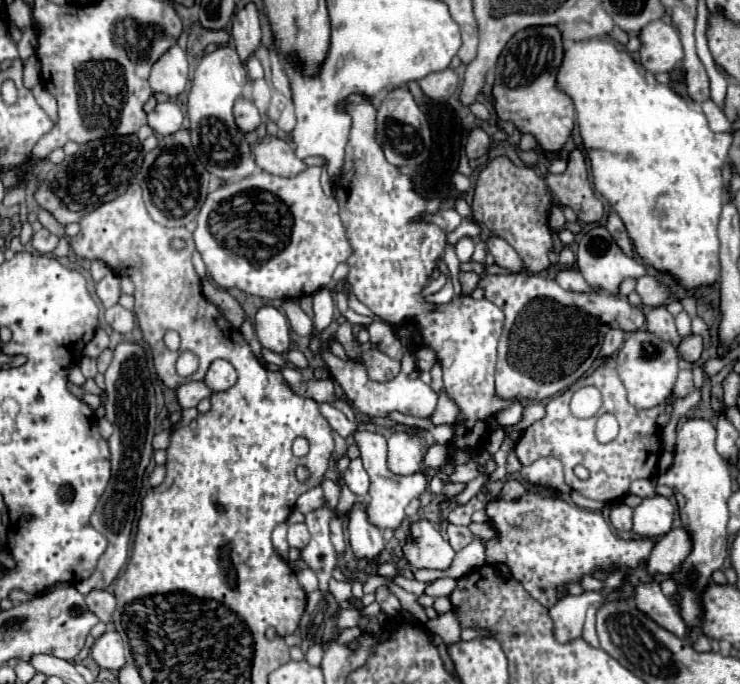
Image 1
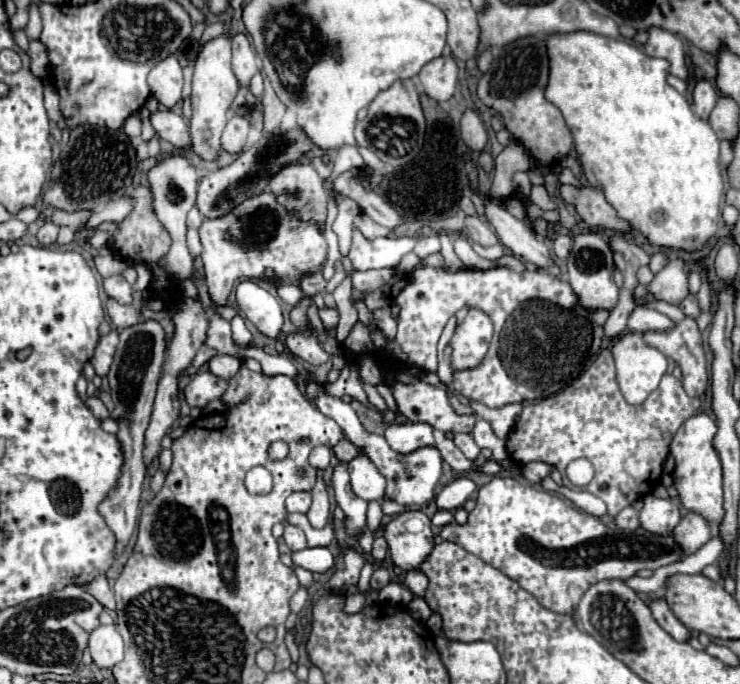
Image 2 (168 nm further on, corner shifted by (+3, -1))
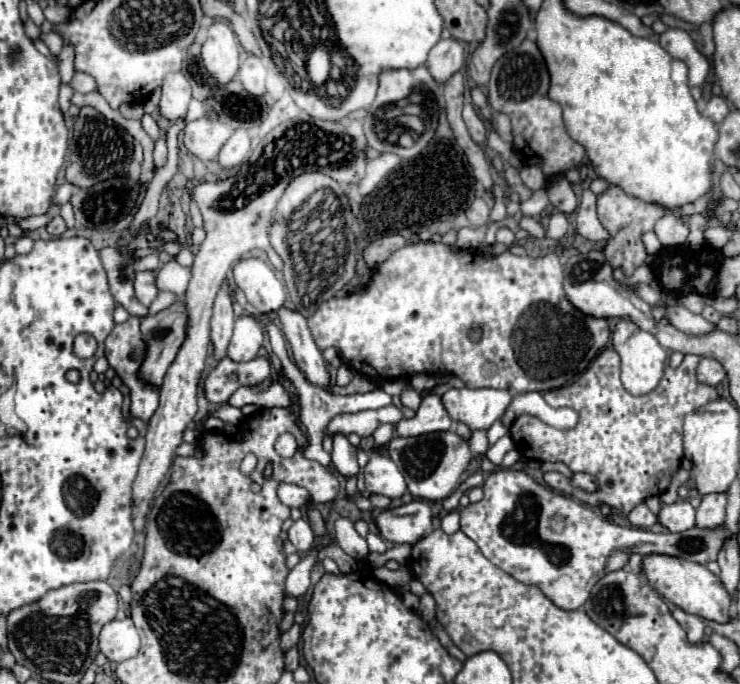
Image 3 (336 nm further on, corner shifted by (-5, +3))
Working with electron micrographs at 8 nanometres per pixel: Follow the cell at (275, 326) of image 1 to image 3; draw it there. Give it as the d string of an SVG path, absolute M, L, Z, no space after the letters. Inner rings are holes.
M260 258L240 260L234 264L234 280L256 310L274 312L284 306L284 284L278 280L268 262Z

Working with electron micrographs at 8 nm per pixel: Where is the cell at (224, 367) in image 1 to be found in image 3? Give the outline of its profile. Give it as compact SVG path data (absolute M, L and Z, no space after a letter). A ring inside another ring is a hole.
M240 316L234 324L234 336L228 346L232 360L252 360L264 342L264 328L256 316Z

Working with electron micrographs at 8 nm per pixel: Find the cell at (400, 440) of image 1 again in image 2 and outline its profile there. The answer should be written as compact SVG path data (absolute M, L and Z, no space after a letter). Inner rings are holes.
M390 424L384 432L388 446L398 454L410 454L424 446L434 446L432 426L430 424Z

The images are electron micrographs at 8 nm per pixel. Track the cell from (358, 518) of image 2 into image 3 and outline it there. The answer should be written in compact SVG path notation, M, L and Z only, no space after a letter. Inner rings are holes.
M332 434L332 462L342 476L356 476L358 462L356 462L356 448L348 442L344 434Z

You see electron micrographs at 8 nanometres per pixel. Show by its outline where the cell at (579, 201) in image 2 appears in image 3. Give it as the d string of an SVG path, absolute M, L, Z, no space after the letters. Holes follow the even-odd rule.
M610 186L600 198L598 198L598 218L602 222L602 226L608 230L610 238L606 240L604 246L604 256L610 262L610 266L616 270L620 268L626 276L632 276L632 272L644 264L646 260L646 248L642 244L642 234L654 228L654 222L666 214L670 214L672 210L660 206L660 204L652 204L652 202L644 202L638 200L630 194L626 194L624 190L620 190L618 186Z

